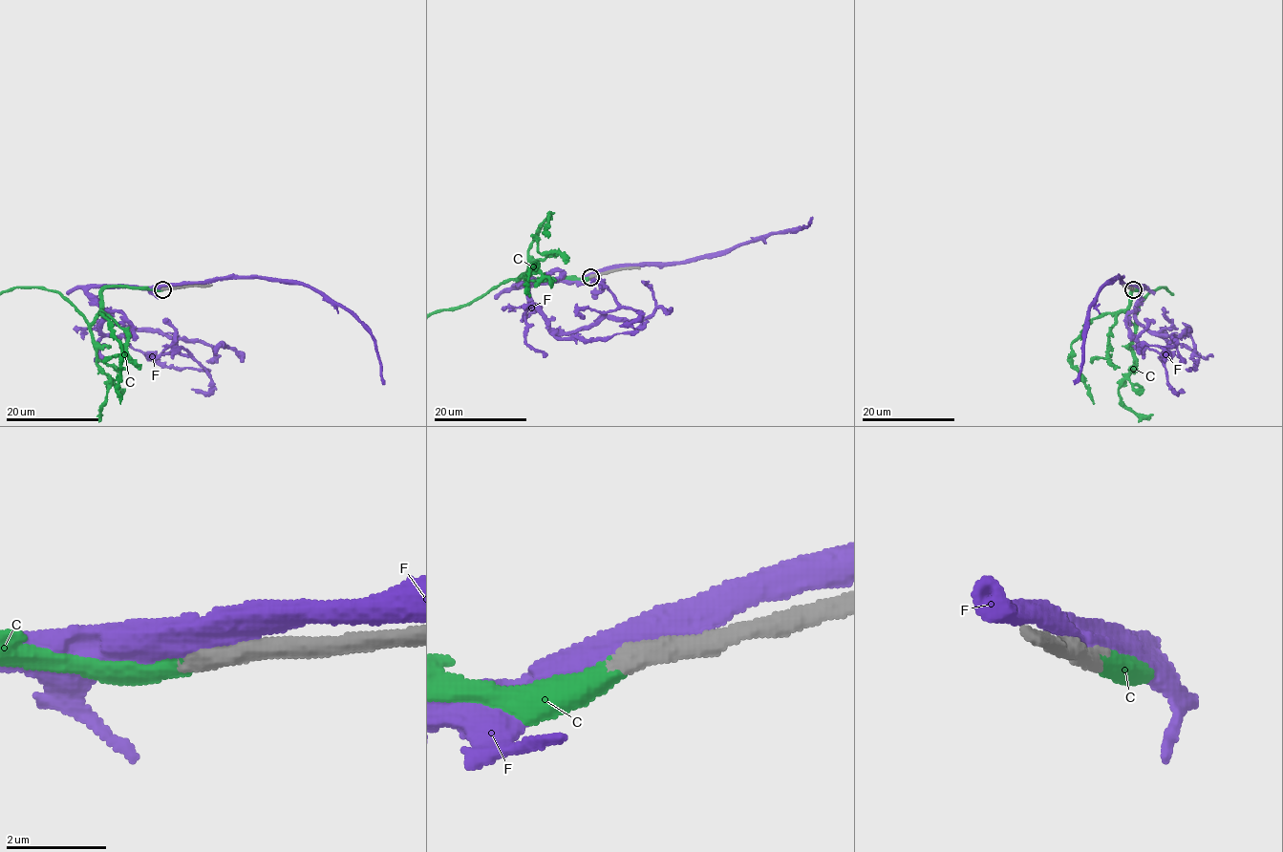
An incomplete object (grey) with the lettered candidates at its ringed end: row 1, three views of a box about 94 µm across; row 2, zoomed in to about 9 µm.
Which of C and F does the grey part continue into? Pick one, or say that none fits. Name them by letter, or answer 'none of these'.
C

